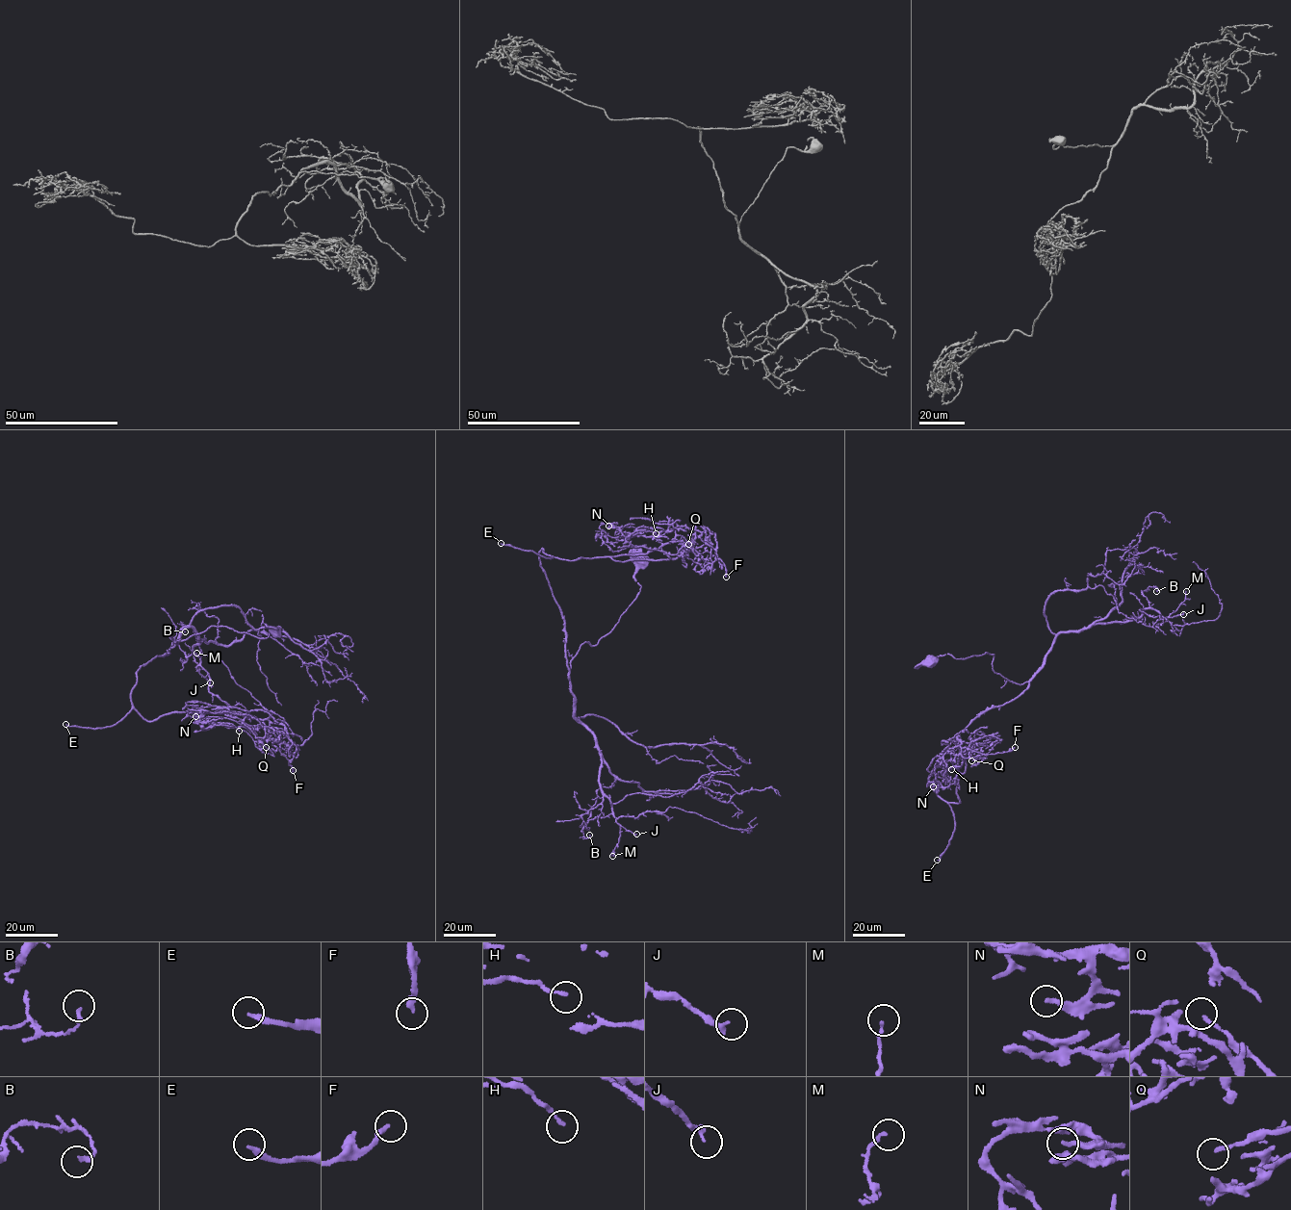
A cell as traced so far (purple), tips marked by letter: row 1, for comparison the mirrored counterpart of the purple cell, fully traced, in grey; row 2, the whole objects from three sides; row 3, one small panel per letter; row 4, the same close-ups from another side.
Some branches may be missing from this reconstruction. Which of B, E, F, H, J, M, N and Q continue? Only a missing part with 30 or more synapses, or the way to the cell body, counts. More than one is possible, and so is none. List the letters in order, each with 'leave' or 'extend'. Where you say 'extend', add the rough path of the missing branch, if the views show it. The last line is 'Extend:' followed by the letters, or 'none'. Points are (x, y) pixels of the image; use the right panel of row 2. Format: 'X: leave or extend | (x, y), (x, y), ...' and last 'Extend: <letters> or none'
B: leave
E: extend | (937, 860), (931, 879), (900, 885), (859, 911), (852, 918), (854, 901)
F: leave
H: leave
J: leave
M: leave
N: leave
Q: leave
Extend: E

